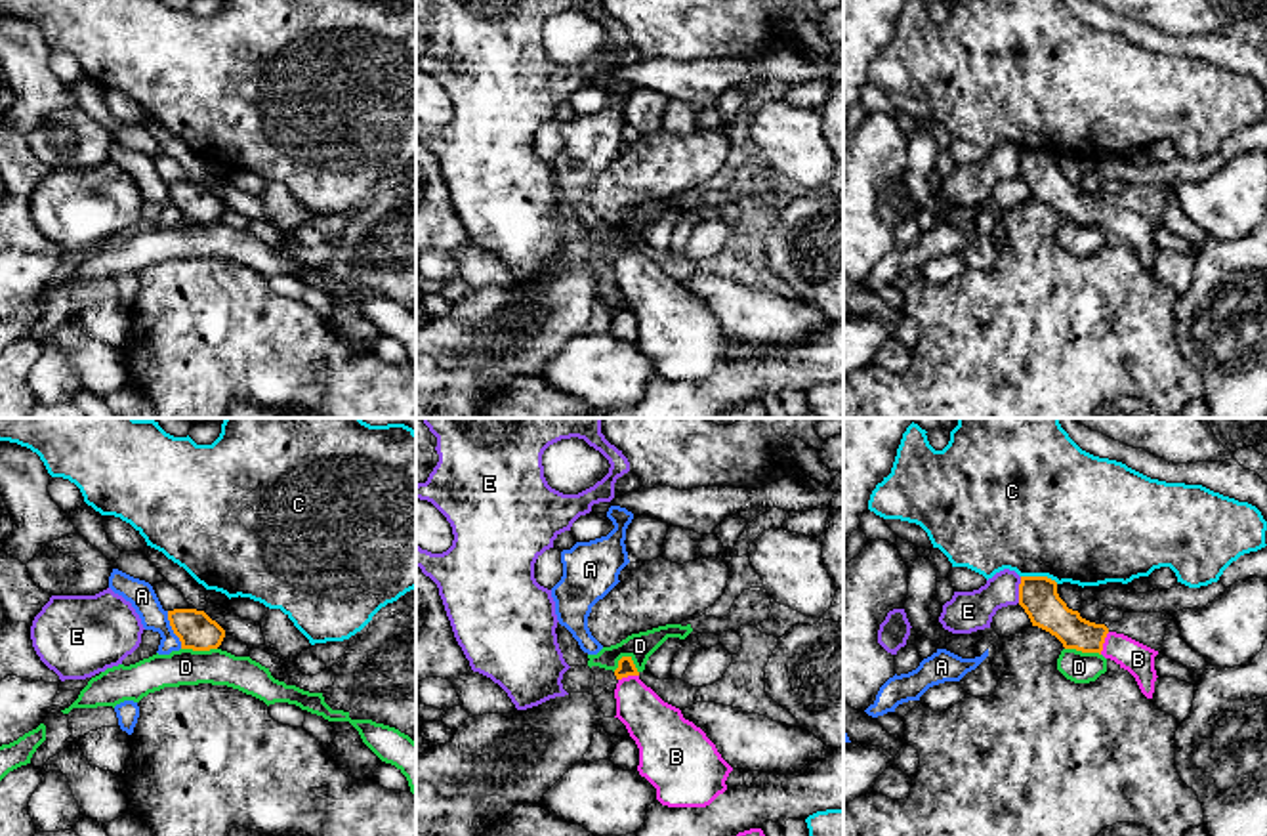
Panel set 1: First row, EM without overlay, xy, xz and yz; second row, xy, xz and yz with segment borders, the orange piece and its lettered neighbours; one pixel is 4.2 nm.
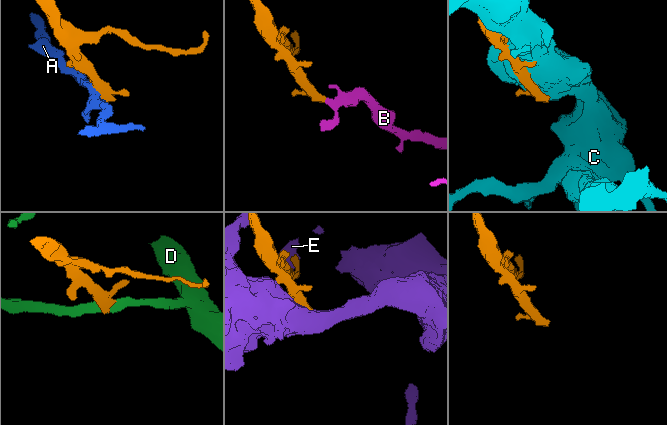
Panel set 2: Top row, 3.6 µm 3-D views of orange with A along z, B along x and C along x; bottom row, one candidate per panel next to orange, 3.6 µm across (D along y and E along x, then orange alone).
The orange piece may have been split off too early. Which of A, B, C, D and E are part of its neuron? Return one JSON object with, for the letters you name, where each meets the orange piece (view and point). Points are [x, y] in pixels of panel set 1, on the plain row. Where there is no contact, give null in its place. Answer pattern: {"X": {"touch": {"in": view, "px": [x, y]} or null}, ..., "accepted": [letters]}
{"B": {"touch": {"in": "yz", "px": [1103, 214]}}, "accepted": ["B"]}

